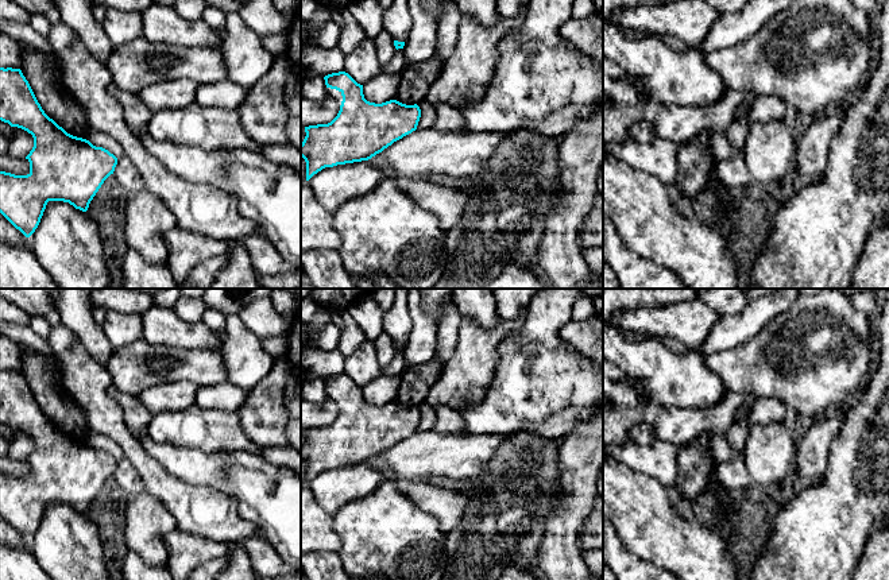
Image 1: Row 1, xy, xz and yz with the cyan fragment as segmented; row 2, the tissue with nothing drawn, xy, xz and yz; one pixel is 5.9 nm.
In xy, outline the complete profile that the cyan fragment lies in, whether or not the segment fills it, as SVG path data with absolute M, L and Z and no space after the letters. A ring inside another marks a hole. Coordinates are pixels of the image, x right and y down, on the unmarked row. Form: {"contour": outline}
{"contour": "M0 370L0 422L11 429L18 429L34 440L34 449L26 461L30 464L27 477L15 477L0 473L0 515L26 540L30 540L38 530L49 503L63 503L76 511L86 514L90 503L104 486L113 476L117 460L103 449L93 448L89 442L73 438L50 421L38 405L28 383L20 371Z"}

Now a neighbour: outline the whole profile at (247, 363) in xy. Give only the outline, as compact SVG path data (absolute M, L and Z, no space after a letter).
M237 314L227 316L221 339L221 356L228 382L250 391L268 375L274 357L268 355Z

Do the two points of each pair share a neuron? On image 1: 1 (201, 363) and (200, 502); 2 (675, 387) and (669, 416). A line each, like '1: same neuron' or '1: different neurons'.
1: different neurons
2: different neurons

